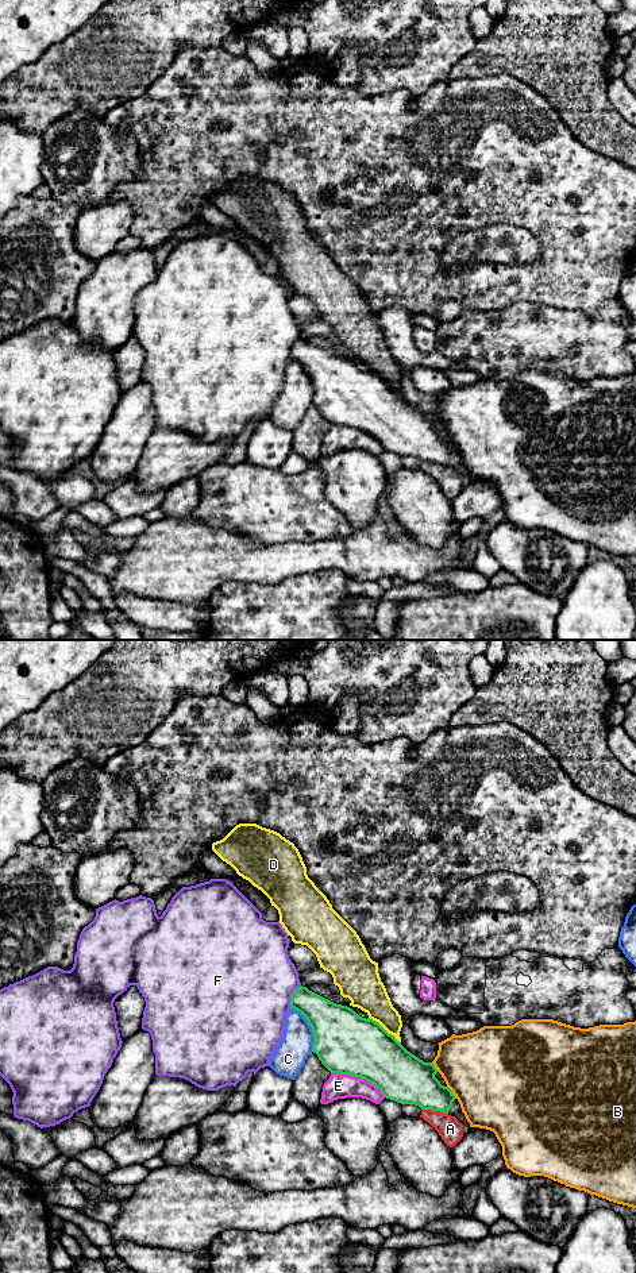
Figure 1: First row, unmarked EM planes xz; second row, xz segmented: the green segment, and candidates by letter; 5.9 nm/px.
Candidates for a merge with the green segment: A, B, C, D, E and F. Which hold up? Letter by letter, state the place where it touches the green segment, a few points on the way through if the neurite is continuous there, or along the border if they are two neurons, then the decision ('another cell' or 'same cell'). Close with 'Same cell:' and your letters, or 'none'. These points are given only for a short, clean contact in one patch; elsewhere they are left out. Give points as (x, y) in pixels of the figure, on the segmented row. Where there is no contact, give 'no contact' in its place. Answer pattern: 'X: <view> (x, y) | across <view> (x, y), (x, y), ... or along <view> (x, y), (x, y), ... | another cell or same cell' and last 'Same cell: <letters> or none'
A: xz (435, 1110) | another cell
B: xz (451, 1092) | another cell
C: xz (311, 1026) | another cell
D: xz (384, 1029) | another cell
E: xz (358, 1076) | another cell
F: xz (292, 996) | another cell
Same cell: none

